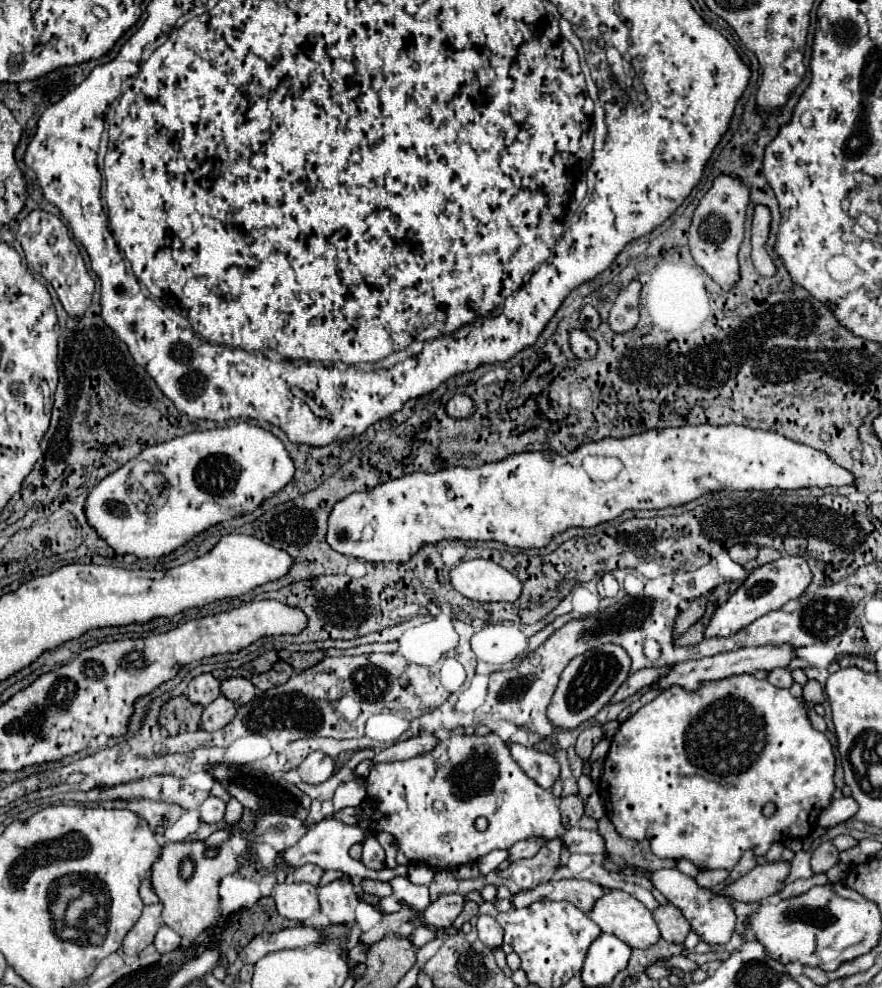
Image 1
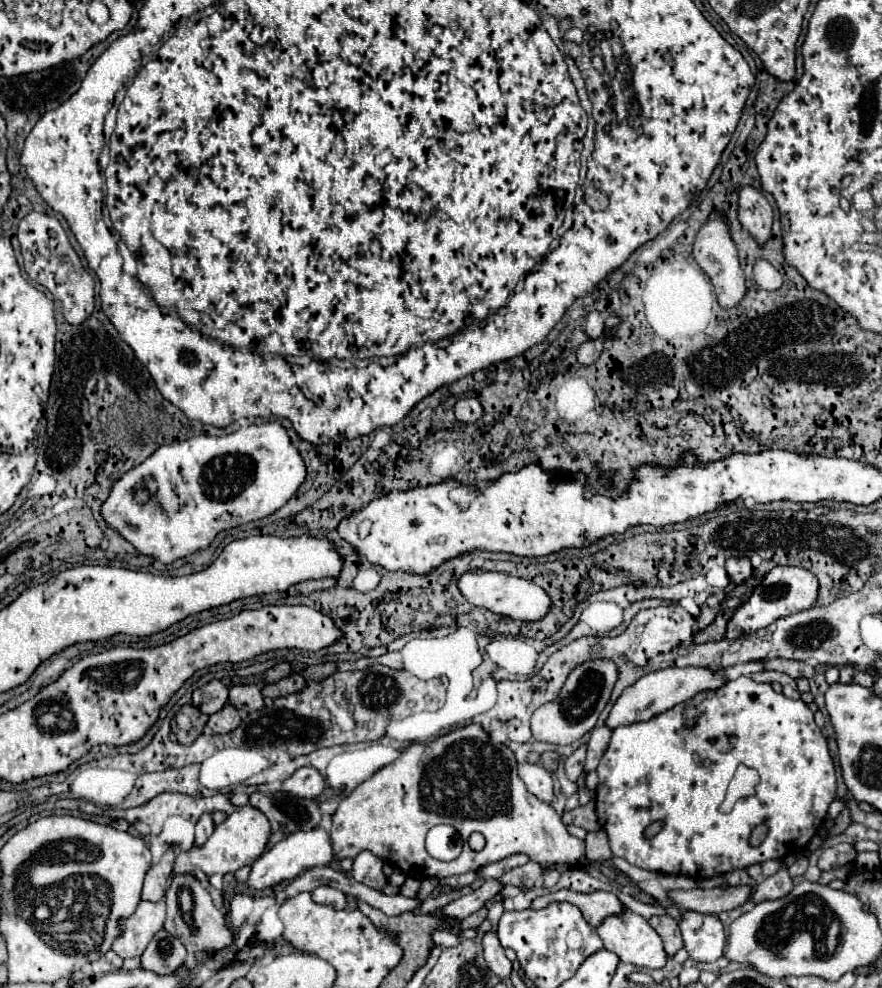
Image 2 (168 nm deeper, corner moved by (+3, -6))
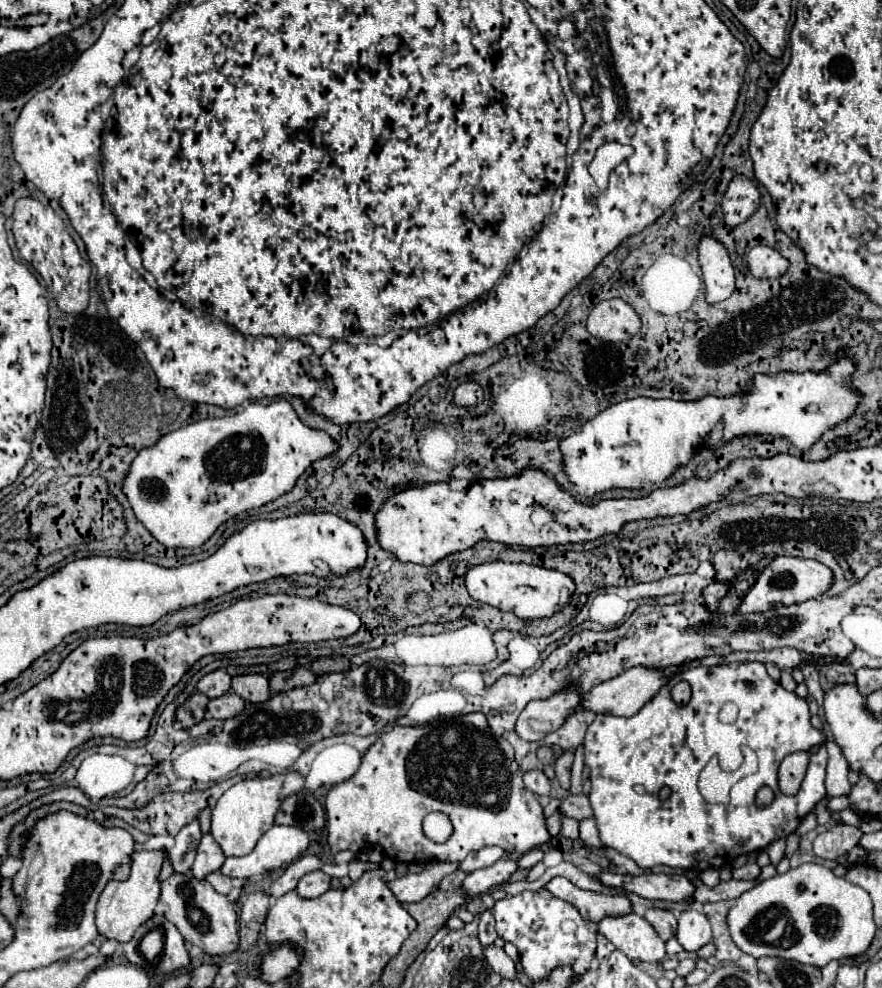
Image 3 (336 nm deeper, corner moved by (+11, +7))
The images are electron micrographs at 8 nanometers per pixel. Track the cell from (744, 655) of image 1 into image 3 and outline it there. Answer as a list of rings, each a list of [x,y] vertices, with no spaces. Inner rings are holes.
[[[633,667],[633,669],[627,669],[625,673],[609,679],[609,681],[603,681],[601,685],[593,687],[589,699],[583,699],[581,705],[585,709],[595,711],[595,713],[611,713],[611,715],[619,715],[619,717],[631,717],[637,711],[641,711],[643,705],[647,705],[667,681],[669,681],[669,677],[663,673],[663,669]]]

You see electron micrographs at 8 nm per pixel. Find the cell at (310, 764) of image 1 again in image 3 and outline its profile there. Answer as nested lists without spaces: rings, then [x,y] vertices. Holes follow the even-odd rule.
[[[297,771],[271,775],[267,779],[243,779],[235,783],[231,789],[227,789],[217,805],[213,807],[213,819],[211,819],[211,835],[219,843],[225,857],[241,857],[253,851],[259,837],[273,827],[273,817],[277,813],[277,799],[283,799],[287,795],[299,793],[305,787],[305,777]]]

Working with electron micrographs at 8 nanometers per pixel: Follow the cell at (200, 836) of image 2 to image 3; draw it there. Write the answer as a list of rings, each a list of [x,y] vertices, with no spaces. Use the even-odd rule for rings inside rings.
[[[191,821],[189,825],[185,825],[177,837],[175,837],[175,847],[169,851],[169,859],[171,865],[177,873],[189,873],[189,869],[193,867],[195,861],[195,853],[197,853],[197,845],[201,841],[201,829],[199,829],[199,821]]]

